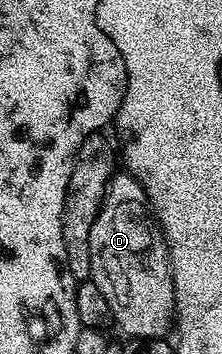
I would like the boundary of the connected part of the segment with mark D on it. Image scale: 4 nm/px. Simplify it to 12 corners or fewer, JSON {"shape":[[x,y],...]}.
{"shape":[[115,173],[90,278],[130,338],[176,322],[166,240],[145,185]]}

